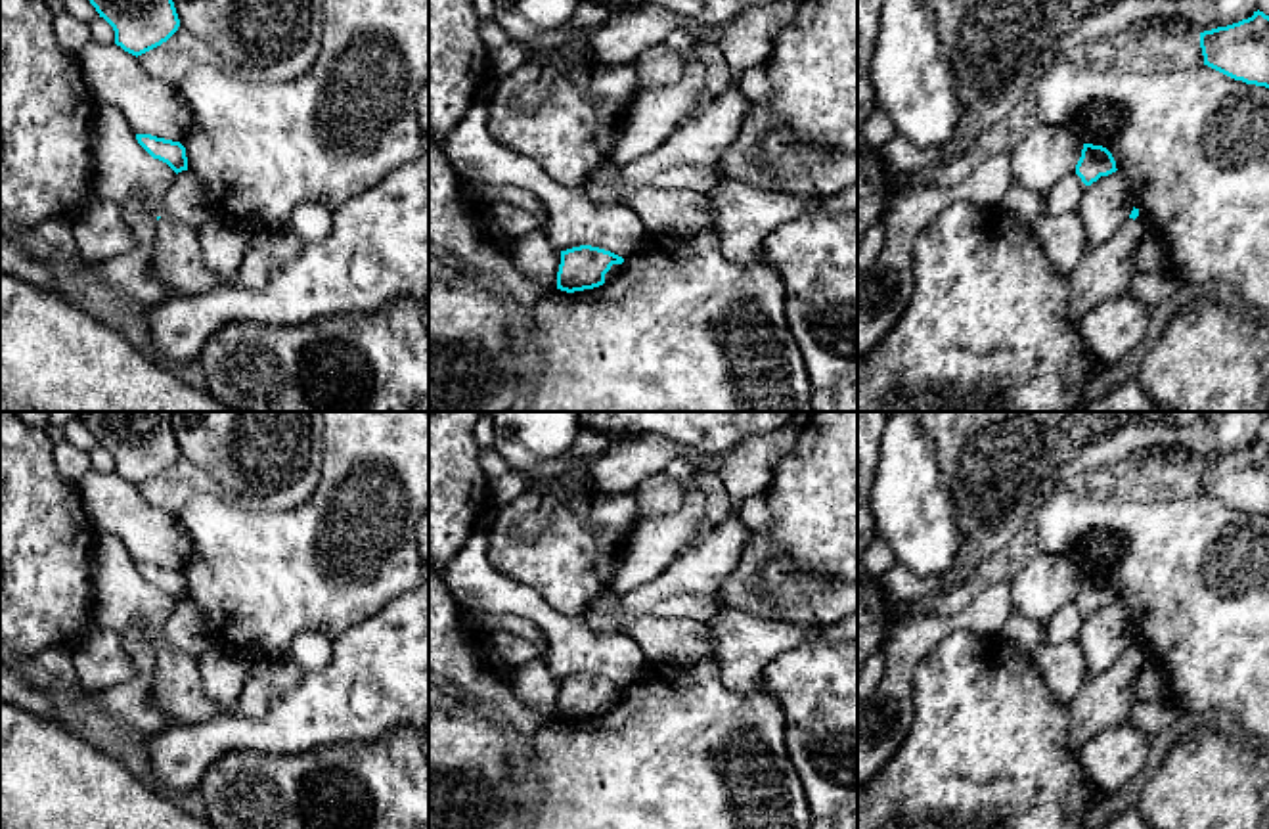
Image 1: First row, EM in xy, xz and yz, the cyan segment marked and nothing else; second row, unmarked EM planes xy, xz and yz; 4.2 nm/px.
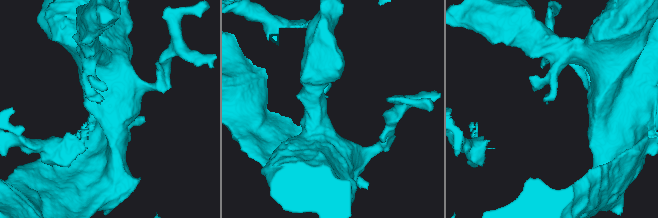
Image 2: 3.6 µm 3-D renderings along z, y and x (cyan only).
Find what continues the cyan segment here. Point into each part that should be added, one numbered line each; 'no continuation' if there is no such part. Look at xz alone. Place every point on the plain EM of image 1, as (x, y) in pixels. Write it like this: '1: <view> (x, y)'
1: xz (534, 684)

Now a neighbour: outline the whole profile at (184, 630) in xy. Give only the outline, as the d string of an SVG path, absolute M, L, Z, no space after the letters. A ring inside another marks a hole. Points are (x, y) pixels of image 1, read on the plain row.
M189 599L178 601L161 624L136 622L121 638L136 674L153 674L159 645L195 661L214 645L201 611Z

